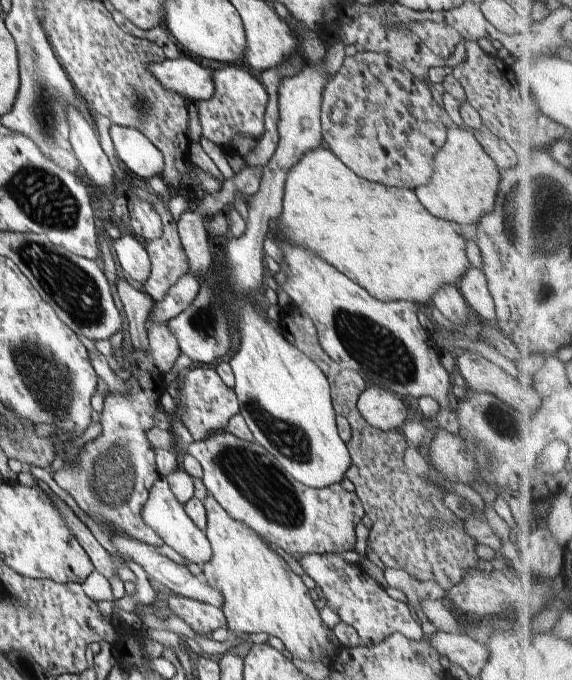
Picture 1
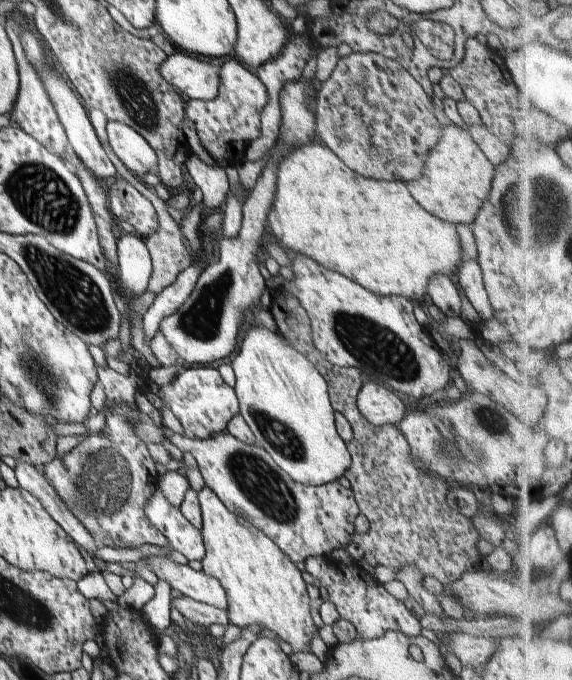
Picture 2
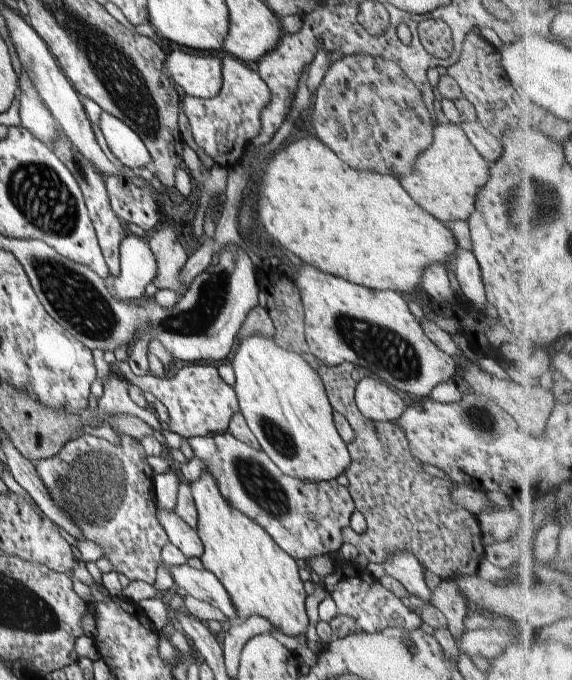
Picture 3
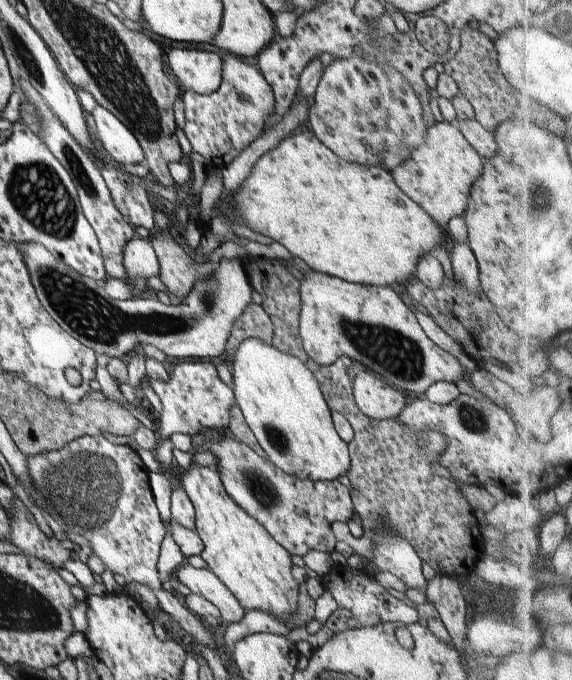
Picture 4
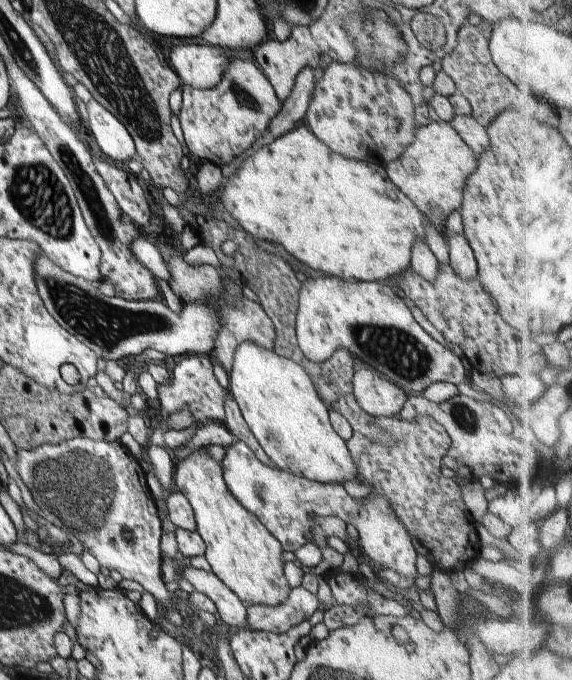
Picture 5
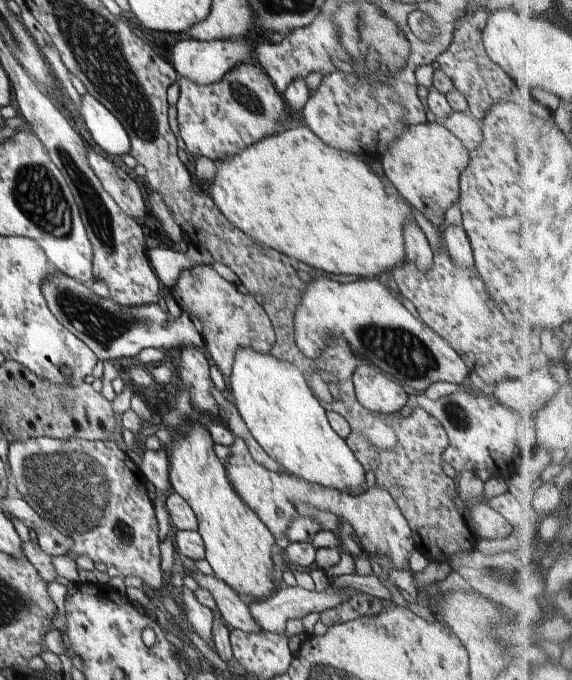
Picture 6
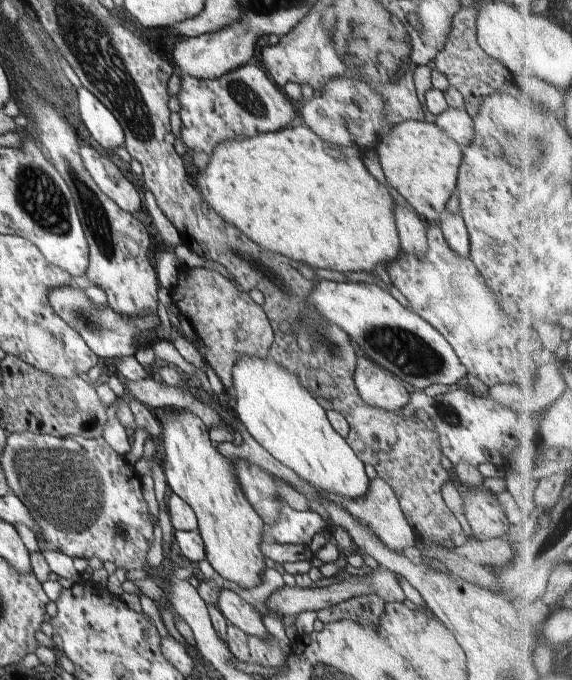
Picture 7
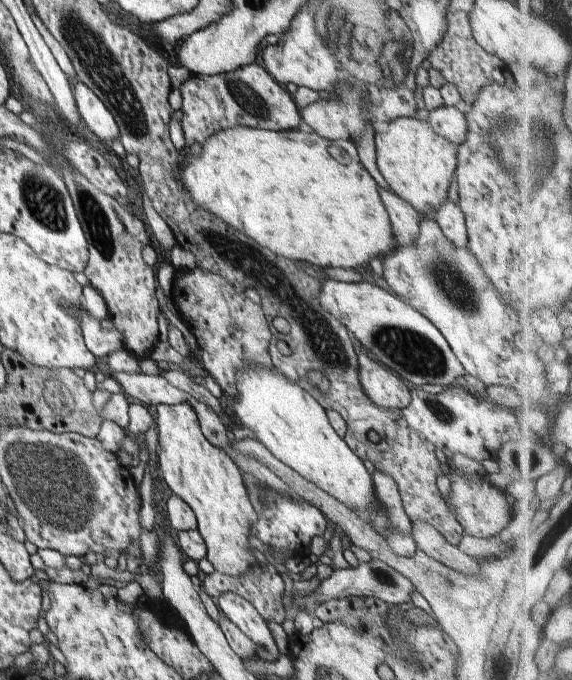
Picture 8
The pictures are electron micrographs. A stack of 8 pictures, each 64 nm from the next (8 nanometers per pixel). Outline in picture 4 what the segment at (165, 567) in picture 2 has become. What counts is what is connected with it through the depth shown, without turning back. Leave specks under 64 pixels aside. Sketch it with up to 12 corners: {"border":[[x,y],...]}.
{"border":[[179,566],[175,578],[237,623],[245,610],[207,568]]}

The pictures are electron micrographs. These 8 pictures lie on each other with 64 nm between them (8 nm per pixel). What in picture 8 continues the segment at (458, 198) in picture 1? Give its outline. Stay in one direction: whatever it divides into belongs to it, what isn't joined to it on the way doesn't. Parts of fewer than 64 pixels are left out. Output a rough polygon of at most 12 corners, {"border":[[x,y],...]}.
{"border":[[428,121],[378,127],[377,166],[433,217],[447,200],[457,145]]}

